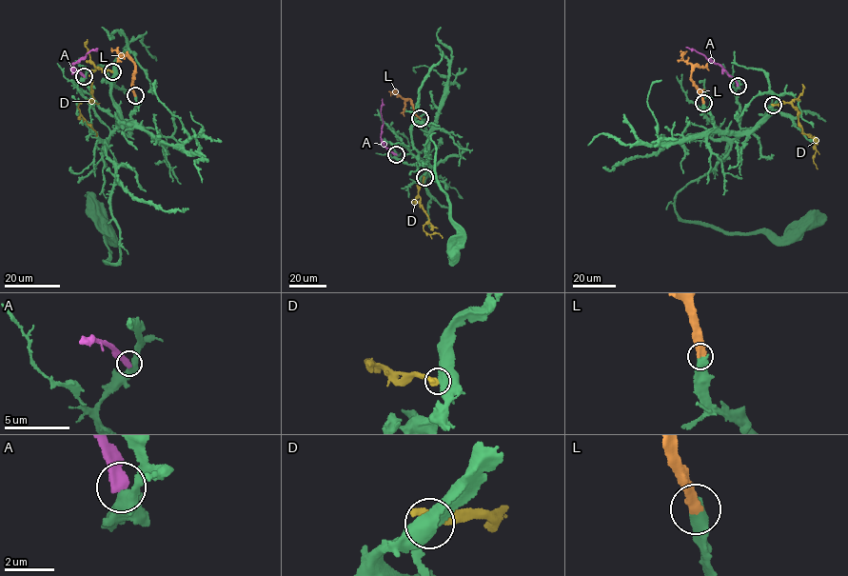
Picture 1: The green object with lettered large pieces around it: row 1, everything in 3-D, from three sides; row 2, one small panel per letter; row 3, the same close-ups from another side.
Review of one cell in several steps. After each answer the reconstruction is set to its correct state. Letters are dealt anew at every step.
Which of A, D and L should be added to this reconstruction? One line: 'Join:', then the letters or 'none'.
Join: L

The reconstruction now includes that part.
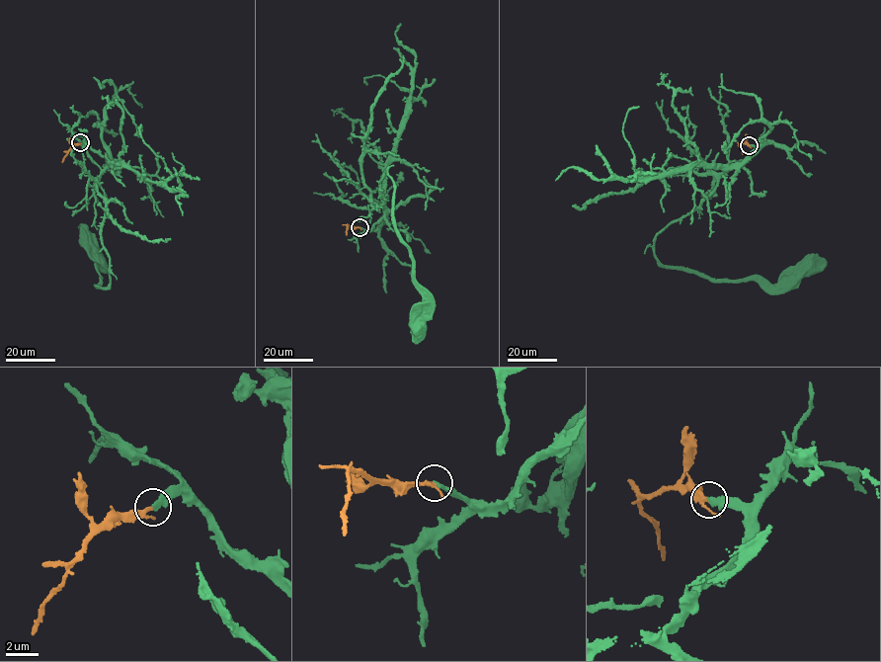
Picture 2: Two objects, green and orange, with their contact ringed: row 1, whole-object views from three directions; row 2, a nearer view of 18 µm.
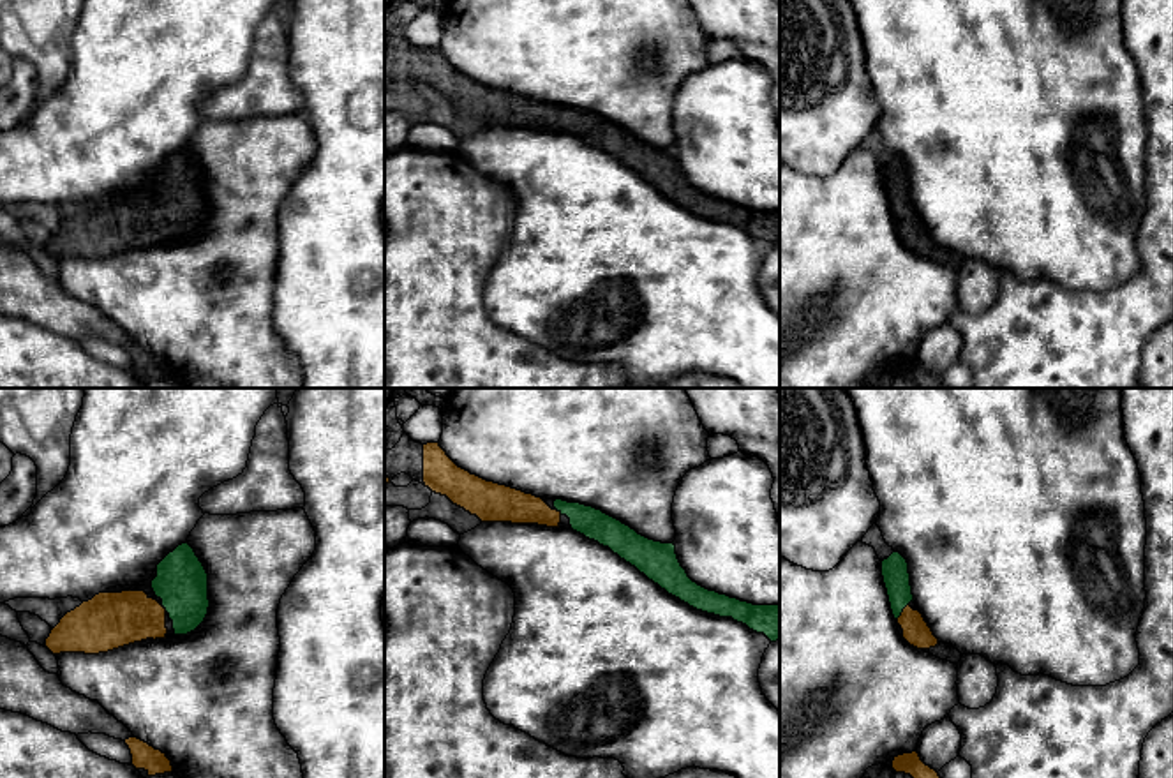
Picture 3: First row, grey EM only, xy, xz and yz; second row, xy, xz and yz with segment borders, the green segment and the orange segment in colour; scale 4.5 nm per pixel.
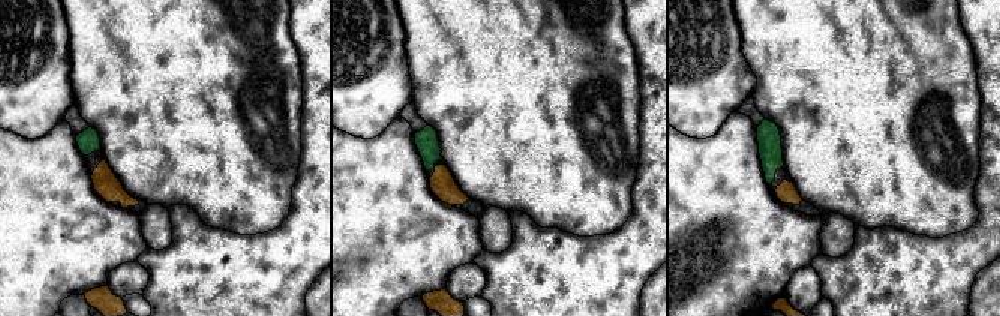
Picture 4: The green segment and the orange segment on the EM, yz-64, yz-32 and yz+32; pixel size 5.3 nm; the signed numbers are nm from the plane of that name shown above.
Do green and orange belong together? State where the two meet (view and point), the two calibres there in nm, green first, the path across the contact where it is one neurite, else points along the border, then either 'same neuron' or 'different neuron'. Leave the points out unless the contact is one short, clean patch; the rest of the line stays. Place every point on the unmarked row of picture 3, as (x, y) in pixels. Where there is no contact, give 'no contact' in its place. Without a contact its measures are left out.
yz (902, 216) | 130/120 nm | across yz (895, 175), (902, 216), (916, 237) | same neuron

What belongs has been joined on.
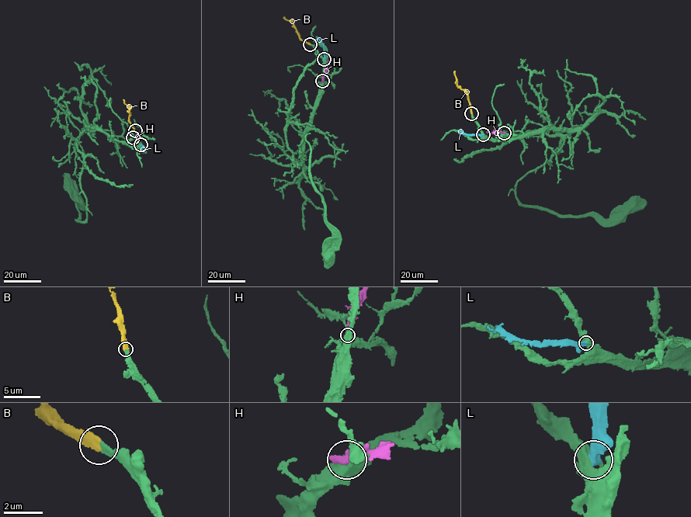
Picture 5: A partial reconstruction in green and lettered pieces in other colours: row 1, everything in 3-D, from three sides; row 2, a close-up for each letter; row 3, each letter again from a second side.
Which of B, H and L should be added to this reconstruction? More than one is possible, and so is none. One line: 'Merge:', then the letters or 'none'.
Merge: B

